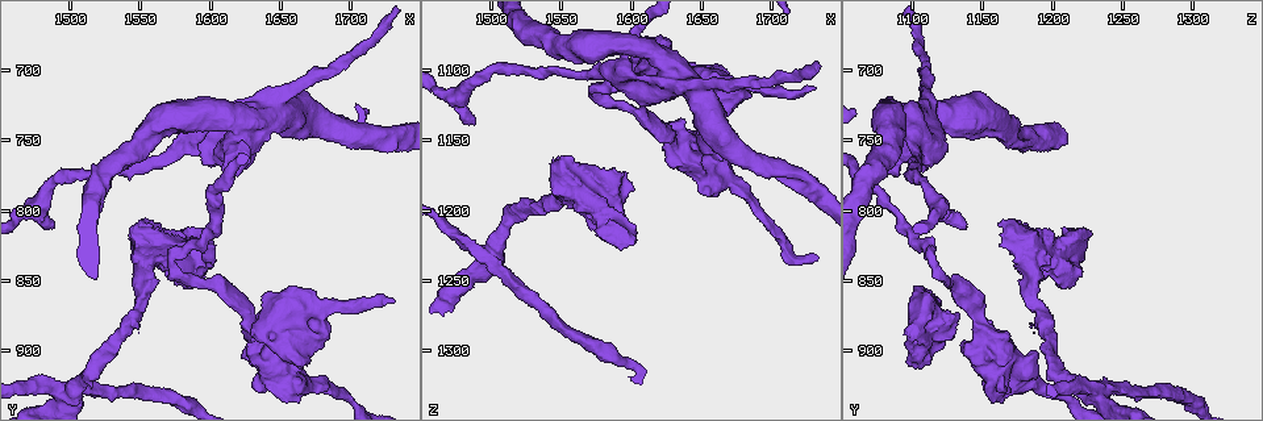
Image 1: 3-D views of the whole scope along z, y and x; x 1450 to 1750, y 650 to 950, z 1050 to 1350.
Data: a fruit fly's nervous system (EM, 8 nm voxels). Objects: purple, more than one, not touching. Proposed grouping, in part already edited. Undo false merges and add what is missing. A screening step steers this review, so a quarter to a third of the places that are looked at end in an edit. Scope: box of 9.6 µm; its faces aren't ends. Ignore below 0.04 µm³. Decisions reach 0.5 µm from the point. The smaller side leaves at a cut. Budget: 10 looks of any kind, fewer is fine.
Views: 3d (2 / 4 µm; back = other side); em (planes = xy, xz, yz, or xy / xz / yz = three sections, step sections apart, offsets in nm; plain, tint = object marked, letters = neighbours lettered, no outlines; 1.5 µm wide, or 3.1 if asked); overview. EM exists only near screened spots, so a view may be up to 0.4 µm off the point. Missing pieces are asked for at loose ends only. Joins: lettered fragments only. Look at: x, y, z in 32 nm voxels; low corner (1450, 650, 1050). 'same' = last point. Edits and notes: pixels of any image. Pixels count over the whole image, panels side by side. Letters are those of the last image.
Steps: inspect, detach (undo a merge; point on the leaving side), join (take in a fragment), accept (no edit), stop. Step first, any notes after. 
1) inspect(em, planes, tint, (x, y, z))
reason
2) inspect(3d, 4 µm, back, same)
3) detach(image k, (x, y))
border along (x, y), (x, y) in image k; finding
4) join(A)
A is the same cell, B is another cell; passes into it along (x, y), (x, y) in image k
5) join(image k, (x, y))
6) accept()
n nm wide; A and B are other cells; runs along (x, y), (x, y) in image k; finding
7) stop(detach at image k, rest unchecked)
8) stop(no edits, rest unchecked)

inspect(em, planes, letters, (1500, 928, 1232))
sharp bend

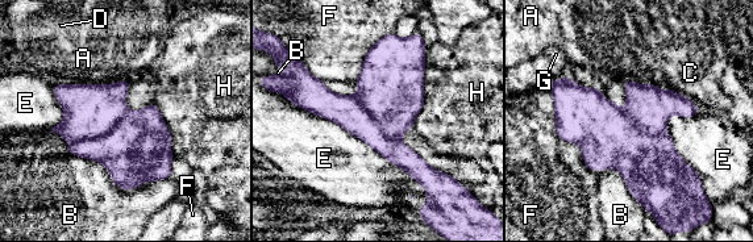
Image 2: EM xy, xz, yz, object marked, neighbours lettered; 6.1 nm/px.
detach(image 2, (91, 111))
A, B, C, D, E, F, G and H are other cells; border along (129, 111), (109, 132), (70, 144) in image 2; a second neuron is stuck on

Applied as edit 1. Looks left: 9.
inspect(overview)
see it whole again

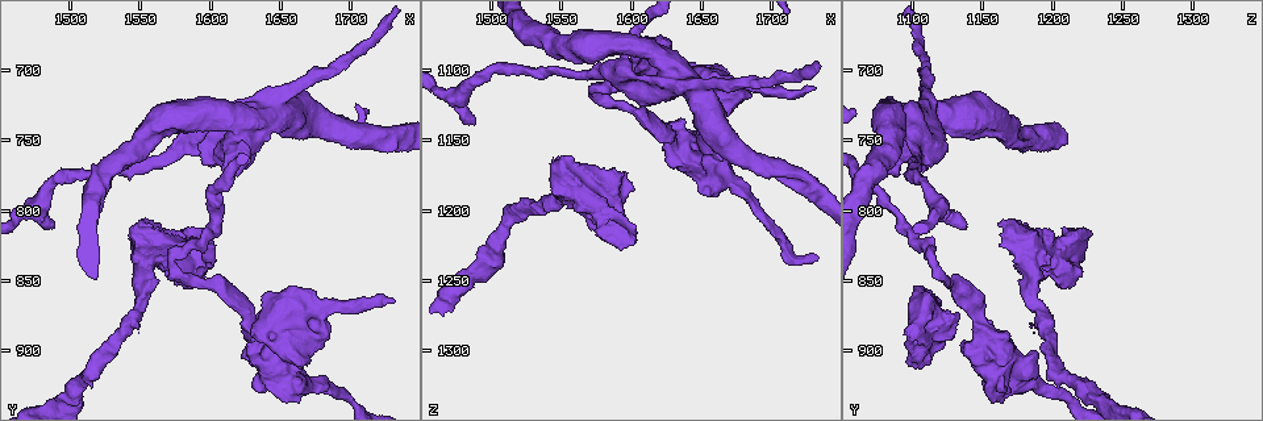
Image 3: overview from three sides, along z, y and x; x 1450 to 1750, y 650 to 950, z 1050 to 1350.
inspect(3d, 4 µm, (1490, 812, 1136))
branch stops here

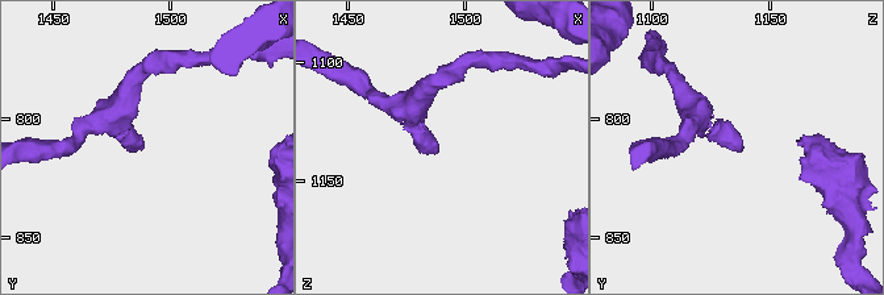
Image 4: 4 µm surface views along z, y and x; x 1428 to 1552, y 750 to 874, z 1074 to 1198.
inspect(em, planes, letters, (1489, 814, 1139))
now the EM

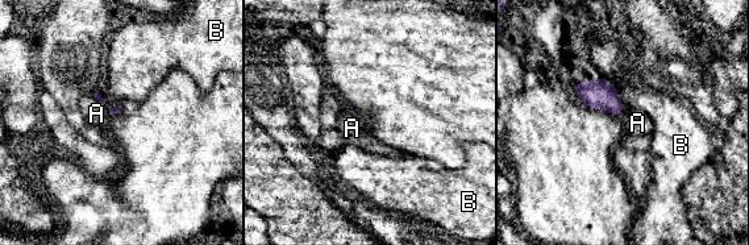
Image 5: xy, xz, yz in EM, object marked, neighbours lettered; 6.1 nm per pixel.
join(A)
B touches over 240 nm; A is the same cell, B is another cell; it goes on there

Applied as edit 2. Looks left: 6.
inspect(overview)
see it whole again

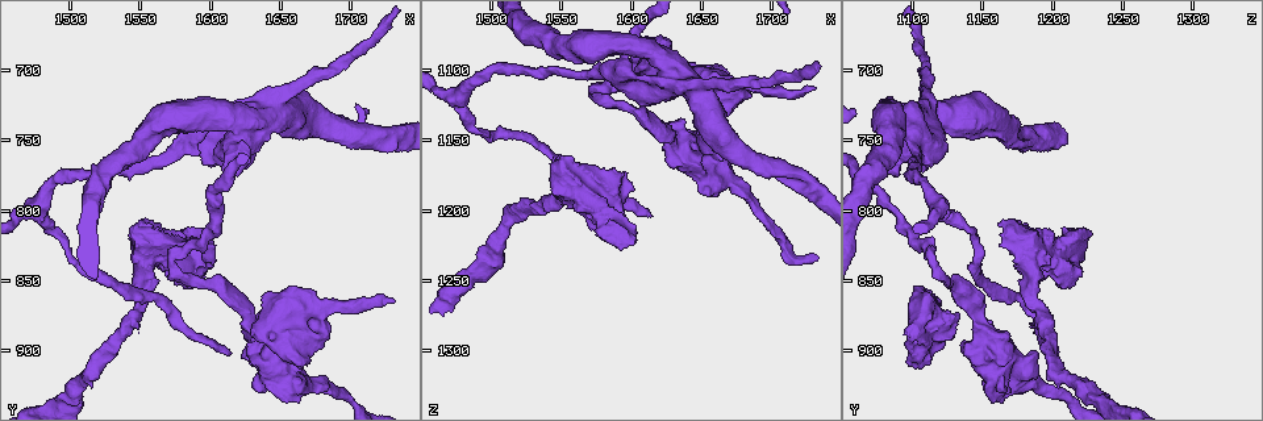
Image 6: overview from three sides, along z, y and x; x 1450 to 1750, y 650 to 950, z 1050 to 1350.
inspect(em, xy, step 8, tint, (1670, 908, 1102))
thick end

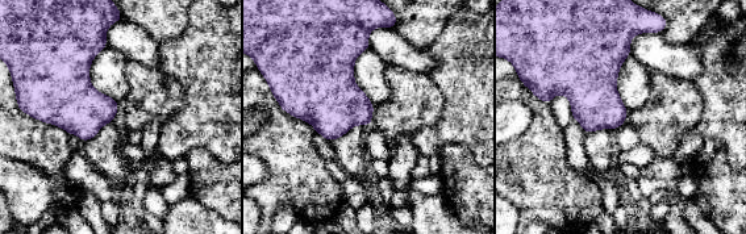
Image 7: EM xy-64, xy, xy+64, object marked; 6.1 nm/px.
inspect(em, planes, letters, same)

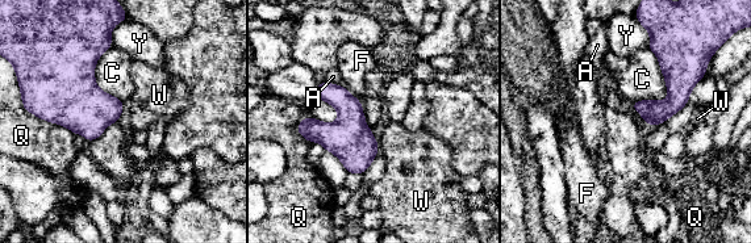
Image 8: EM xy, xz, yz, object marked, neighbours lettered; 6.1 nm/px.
accept()
A, C, F, Q, W and Y are other cells; border along (649, 47), (667, 97), (631, 103) in image 8; no lettered fragment goes on from it

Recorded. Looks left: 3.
inspect(3d, 2 µm, (1730, 866, 1112))

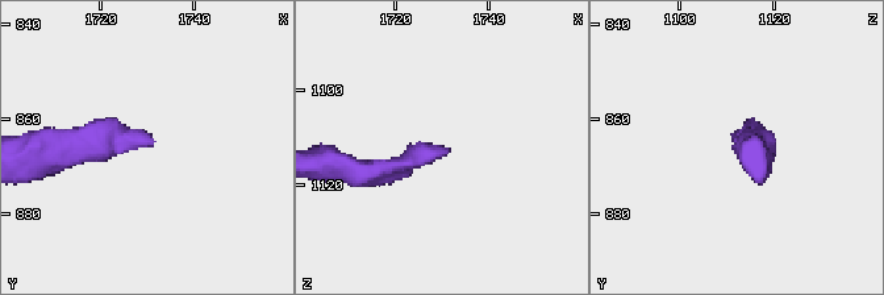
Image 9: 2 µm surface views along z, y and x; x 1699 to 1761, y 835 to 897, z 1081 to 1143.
inspect(em, xz, step 4, tint, (1731, 865, 1112))

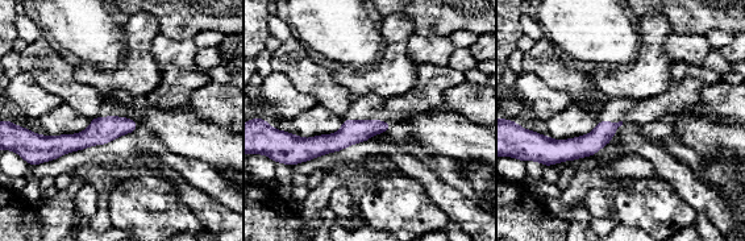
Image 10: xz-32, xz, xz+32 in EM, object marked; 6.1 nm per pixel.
inspect(em, planes, letters, same)

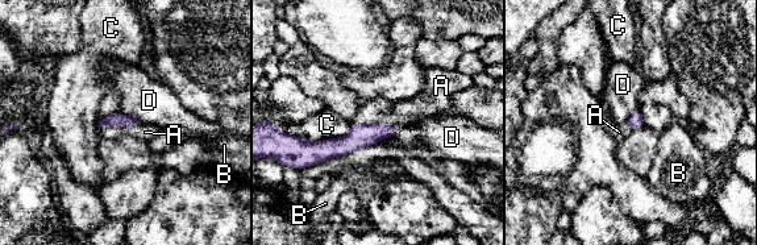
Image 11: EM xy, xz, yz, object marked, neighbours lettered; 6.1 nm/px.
join(A)
A is the same cell, B, C and D are other cells; passes into it along (360, 136), (375, 124), (378, 111) in image 11; it goes on there

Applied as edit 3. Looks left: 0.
stop(detach at image 2, join at image 5, join at image 11, rest unchecked)

